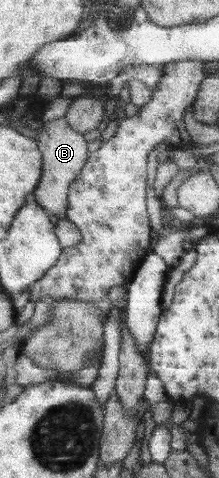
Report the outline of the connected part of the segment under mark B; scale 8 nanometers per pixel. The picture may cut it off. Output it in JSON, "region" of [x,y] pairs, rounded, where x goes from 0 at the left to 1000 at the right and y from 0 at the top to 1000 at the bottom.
{"region":[[[297,243],[260,251],[196,257],[196,266],[174,274],[169,299],[196,324],[196,356],[187,379],[160,412],[187,433],[233,450],[265,452],[265,458],[311,456],[315,437],[315,395],[333,381],[365,368],[379,351],[397,345],[406,312],[397,312],[397,291],[379,280],[352,276],[315,264]]]}

